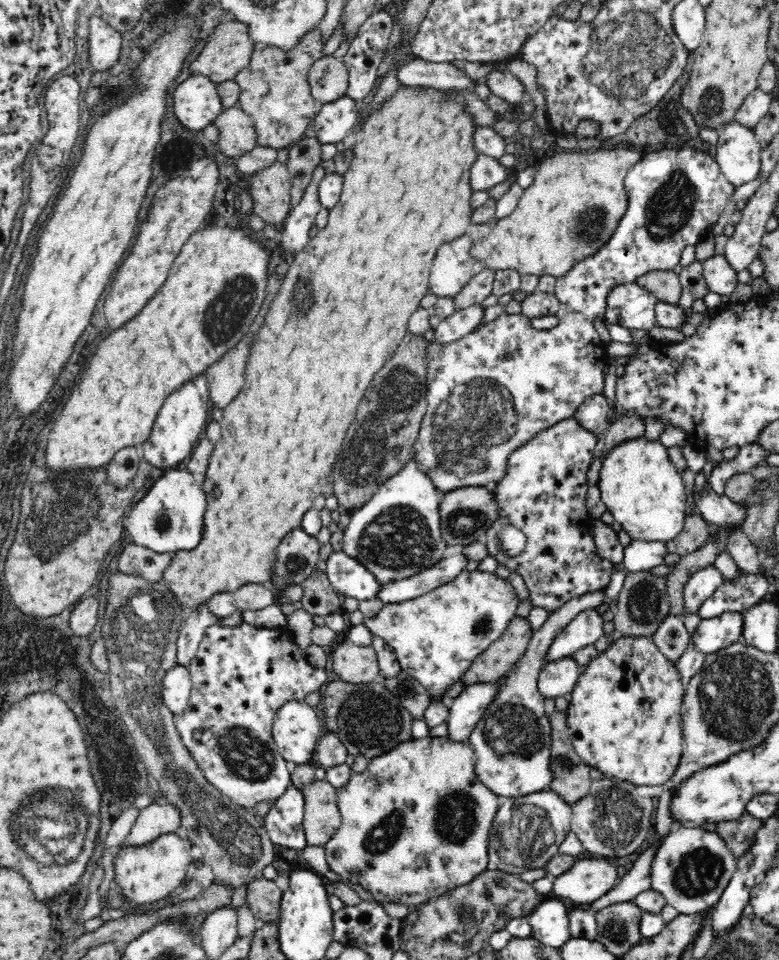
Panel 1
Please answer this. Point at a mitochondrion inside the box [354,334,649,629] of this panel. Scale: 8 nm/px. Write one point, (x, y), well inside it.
(472, 431)

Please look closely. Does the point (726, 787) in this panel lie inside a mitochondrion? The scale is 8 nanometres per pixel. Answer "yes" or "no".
no

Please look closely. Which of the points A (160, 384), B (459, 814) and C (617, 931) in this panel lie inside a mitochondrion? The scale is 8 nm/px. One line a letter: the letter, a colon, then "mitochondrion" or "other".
A: other
B: mitochondrion
C: mitochondrion

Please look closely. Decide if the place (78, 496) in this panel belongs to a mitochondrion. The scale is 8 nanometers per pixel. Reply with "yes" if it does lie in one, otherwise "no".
yes

